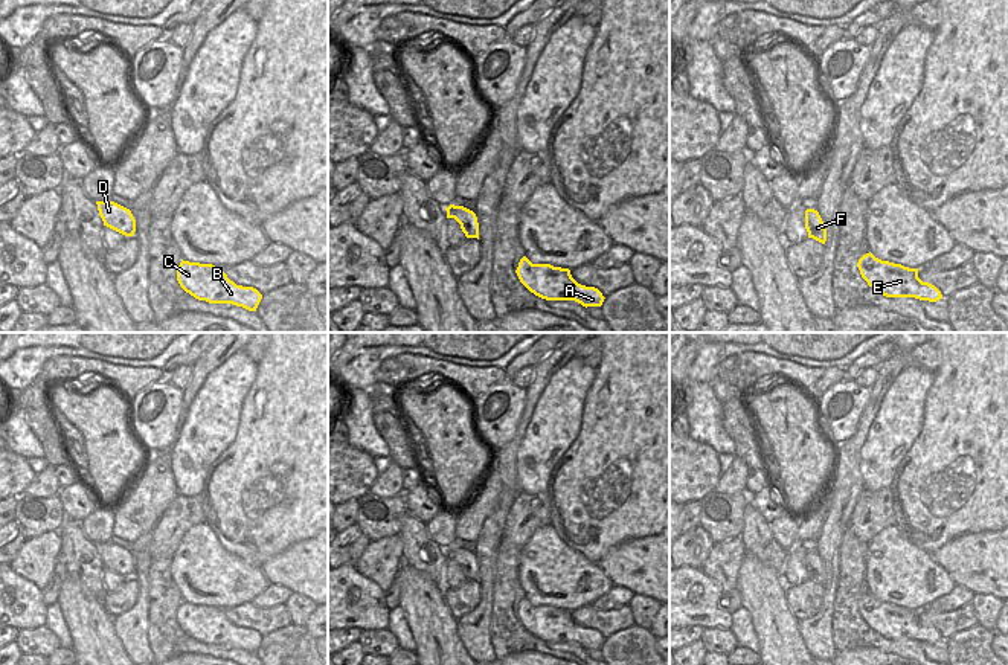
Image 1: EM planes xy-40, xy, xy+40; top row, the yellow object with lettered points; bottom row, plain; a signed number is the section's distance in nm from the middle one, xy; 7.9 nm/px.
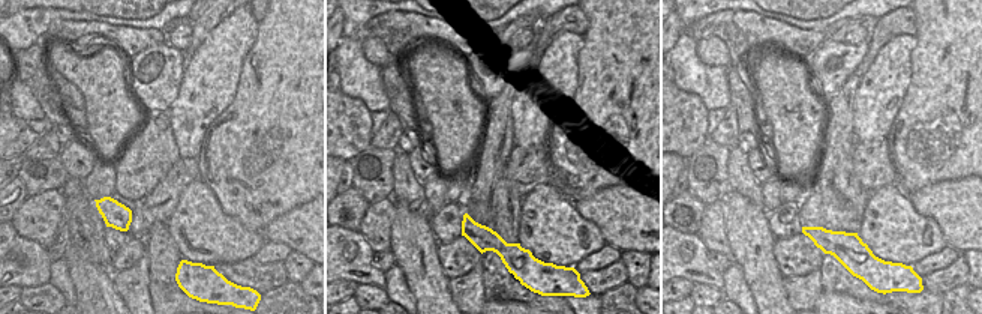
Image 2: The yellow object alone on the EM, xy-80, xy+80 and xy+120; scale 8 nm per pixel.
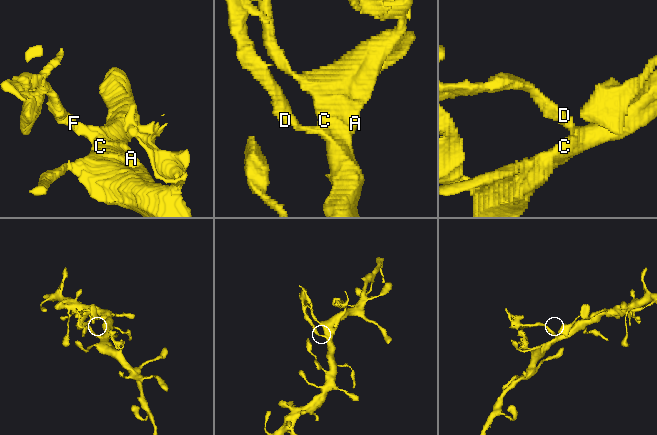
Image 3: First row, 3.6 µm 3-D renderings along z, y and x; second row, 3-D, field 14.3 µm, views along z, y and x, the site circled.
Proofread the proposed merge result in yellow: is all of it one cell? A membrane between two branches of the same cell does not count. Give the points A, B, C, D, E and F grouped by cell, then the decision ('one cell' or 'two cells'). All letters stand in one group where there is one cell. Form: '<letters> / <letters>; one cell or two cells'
A B C E F / D; two cells

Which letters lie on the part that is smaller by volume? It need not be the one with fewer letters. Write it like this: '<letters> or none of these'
D

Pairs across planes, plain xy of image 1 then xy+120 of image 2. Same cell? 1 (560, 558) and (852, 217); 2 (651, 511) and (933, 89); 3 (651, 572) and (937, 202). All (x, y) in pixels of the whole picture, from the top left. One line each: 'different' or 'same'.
1: different
2: same
3: same

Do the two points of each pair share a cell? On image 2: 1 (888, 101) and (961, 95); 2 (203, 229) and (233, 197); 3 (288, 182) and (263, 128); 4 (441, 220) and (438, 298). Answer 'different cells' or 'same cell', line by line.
1: different cells
2: different cells
3: same cell
4: different cells

